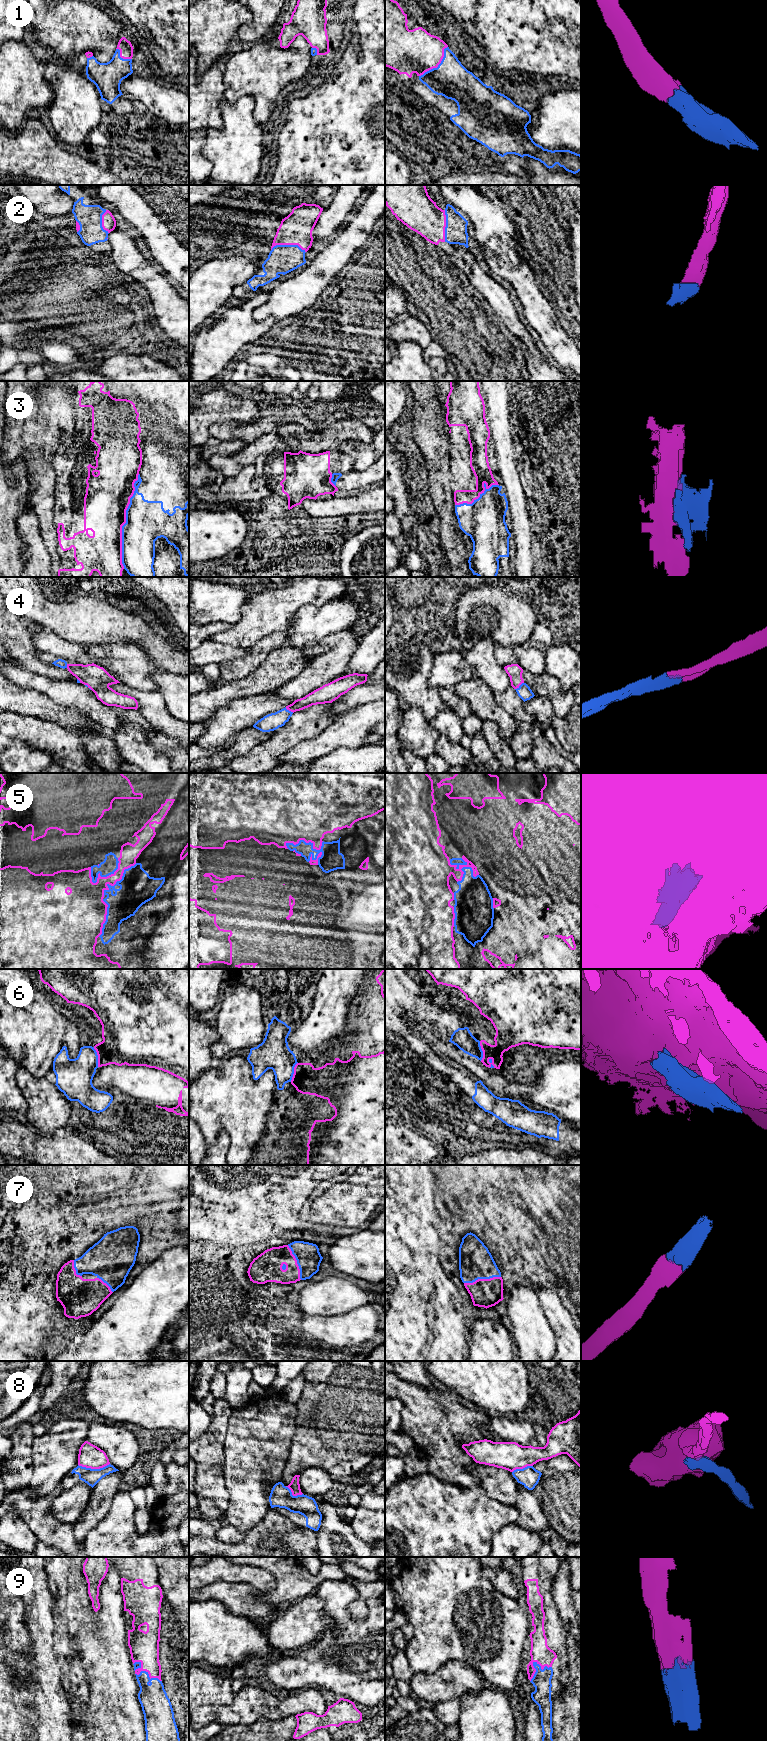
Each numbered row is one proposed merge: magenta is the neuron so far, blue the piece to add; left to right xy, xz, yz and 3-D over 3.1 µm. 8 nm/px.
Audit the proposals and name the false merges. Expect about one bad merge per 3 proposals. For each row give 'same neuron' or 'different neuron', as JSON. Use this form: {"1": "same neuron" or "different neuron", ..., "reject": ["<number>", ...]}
{"1": "same neuron", "2": "same neuron", "3": "different neuron", "4": "same neuron", "5": "different neuron", "6": "different neuron", "7": "same neuron", "8": "different neuron", "9": "same neuron", "reject": ["3", "5", "6", "8"]}

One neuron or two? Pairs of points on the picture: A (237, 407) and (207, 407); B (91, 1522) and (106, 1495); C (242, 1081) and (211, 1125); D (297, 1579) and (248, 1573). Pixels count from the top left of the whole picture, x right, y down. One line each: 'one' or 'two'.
A: one
B: one
C: one
D: two

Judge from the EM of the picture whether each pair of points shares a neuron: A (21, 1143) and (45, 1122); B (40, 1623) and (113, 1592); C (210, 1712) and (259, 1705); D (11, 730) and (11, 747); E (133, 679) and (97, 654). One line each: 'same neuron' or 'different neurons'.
A: different neurons
B: different neurons
C: same neuron
D: different neurons
E: same neuron

